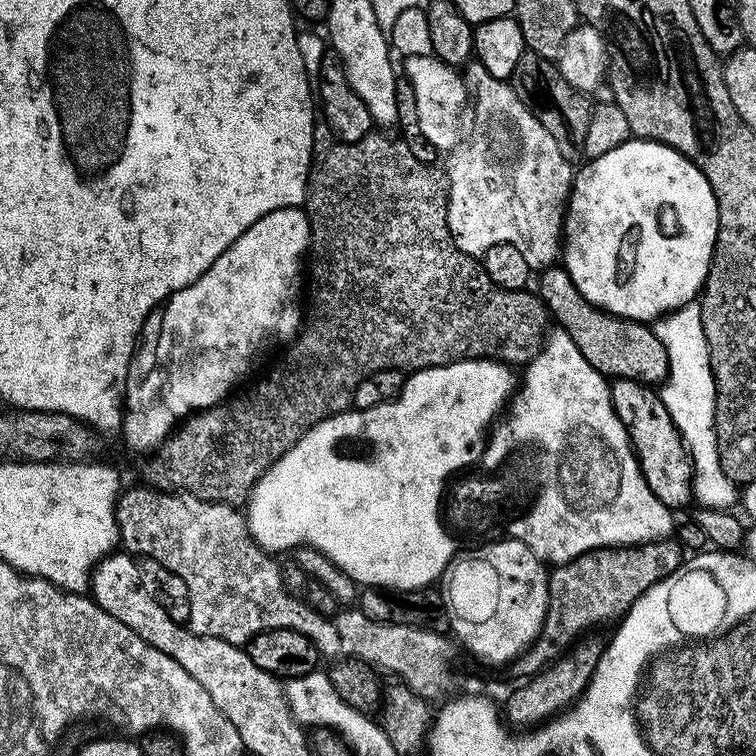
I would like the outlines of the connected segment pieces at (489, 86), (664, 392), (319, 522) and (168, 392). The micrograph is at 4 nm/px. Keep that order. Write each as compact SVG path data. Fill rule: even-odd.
M479 62L469 63L463 78L470 86L472 121L469 124L467 121L466 131L446 156L448 229L452 241L458 250L477 258L483 257L490 246L509 244L522 250L522 258L534 270L553 267L562 252L562 229L568 198L572 195L573 165L558 150L558 142L554 142L550 130L538 122L525 97L517 89L516 93L509 81L494 78Z
M699 303L683 304L675 308L666 316L661 316L655 321L656 337L666 346L668 355L668 378L663 381L659 389L660 400L666 406L674 426L680 432L684 443L692 457L692 495L695 503L701 508L731 509L731 504L738 500L738 486L722 470L722 462L718 454L716 441L716 387L712 377L712 367L706 346L706 334L702 330L702 314Z
M463 360L457 364L447 364L441 368L421 368L413 371L411 375L405 379L404 389L400 391L400 397L396 400L390 401L388 404L382 406L374 406L373 408L361 408L359 410L349 410L346 412L340 412L336 416L327 416L322 422L318 422L308 433L302 437L302 439L296 443L296 445L290 449L286 455L278 462L274 462L266 470L266 474L262 474L260 481L252 488L252 494L246 501L246 519L248 521L248 528L252 531L252 537L256 539L261 548L264 548L267 552L273 554L281 554L280 552L291 553L293 550L307 546L310 548L317 548L322 554L326 554L326 558L330 558L330 562L337 564L339 568L346 574L350 574L350 578L355 580L357 585L371 586L374 588L390 588L393 590L399 590L402 592L414 592L417 590L427 589L429 586L441 579L444 575L444 570L447 568L448 563L452 559L448 556L448 540L444 540L444 532L440 532L440 524L436 524L436 492L442 491L447 485L450 474L454 474L454 470L459 468L468 470L473 467L472 463L475 462L479 456L483 457L486 452L486 437L489 435L490 429L493 427L494 421L505 411L506 405L511 401L514 395L514 389L517 387L518 380L512 377L513 369L509 365L503 362L497 362L494 360Z
M303 207L298 208L279 208L254 222L236 241L226 249L225 252L190 286L178 290L173 296L169 296L162 305L162 311L159 313L160 325L155 324L155 319L149 318L144 322L144 331L142 339L139 341L135 356L130 362L128 371L128 381L124 391L124 418L122 421L122 433L124 440L136 452L151 453L159 446L167 436L171 436L174 429L185 418L194 412L202 412L205 408L214 408L217 404L229 399L232 387L247 374L252 368L252 363L259 358L260 352L267 350L271 344L280 344L284 346L295 337L296 333L302 327L302 273L306 268L306 253L310 245L310 226L308 225L308 214Z

